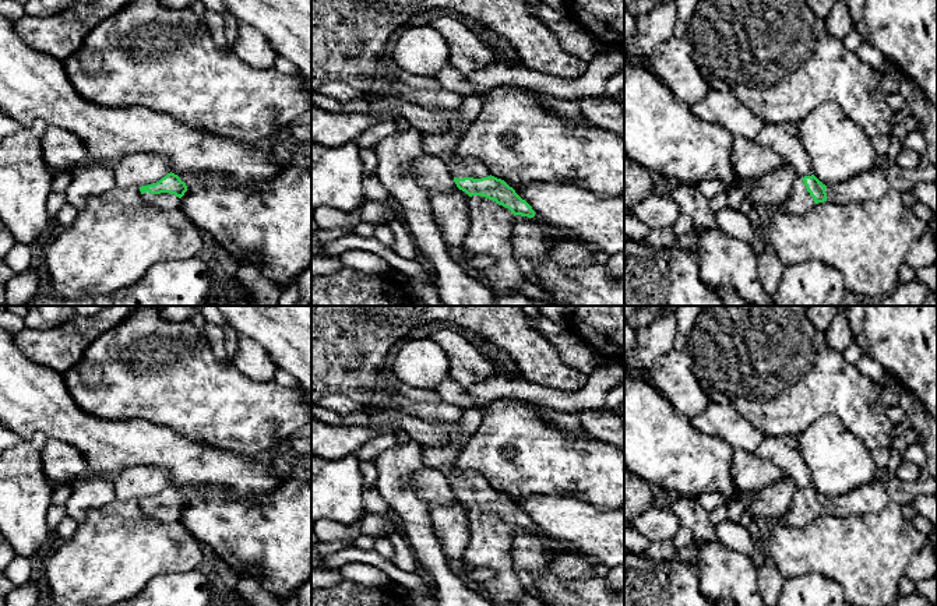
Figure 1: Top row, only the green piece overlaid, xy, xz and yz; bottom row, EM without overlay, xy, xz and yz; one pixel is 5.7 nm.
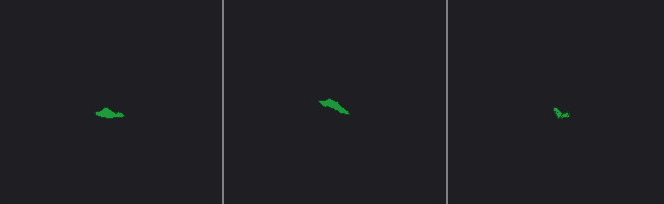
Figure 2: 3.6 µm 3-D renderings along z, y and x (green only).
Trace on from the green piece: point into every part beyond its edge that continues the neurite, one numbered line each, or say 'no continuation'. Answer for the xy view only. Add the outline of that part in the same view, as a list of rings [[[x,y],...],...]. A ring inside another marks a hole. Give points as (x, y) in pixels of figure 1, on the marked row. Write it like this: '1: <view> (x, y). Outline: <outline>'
1: xy (164, 201). Outline: [[[145,191],[142,197],[145,202],[159,209],[175,209],[179,208],[180,204],[180,198],[169,193],[151,194]]]

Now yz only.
1: yz (870, 186). Outline: [[[880,163],[848,182],[828,186],[827,201],[836,204],[877,201],[891,190],[910,191],[917,183],[936,182],[937,166],[902,169],[895,163]]]
2: yz (799, 200). Outline: [[[797,177],[789,198],[774,211],[779,211],[783,214],[800,214],[811,209],[814,204],[814,198],[807,191],[803,179]]]

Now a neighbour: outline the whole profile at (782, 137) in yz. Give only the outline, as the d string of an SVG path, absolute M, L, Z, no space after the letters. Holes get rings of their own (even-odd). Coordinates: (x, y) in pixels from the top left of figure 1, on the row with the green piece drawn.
M789 120L782 123L764 123L755 141L772 148L785 163L795 169L799 177L814 175L809 155L797 135L797 123Z

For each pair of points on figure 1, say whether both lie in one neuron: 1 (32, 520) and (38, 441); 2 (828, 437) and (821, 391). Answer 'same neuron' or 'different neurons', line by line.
1: same neuron
2: different neurons

